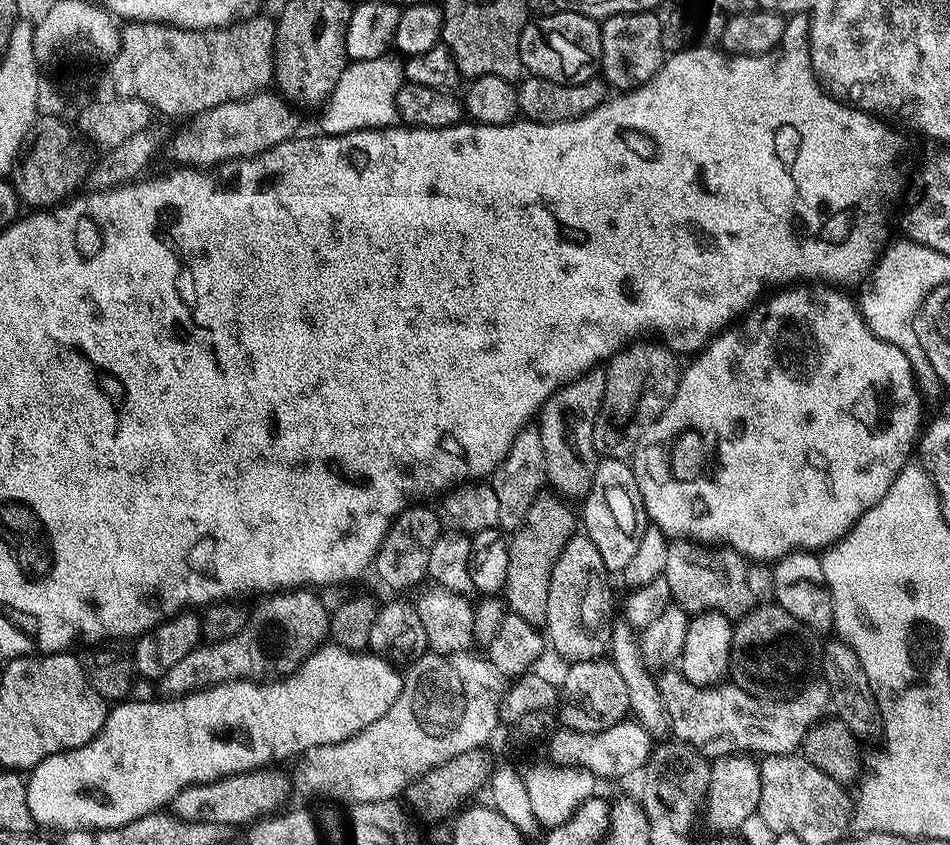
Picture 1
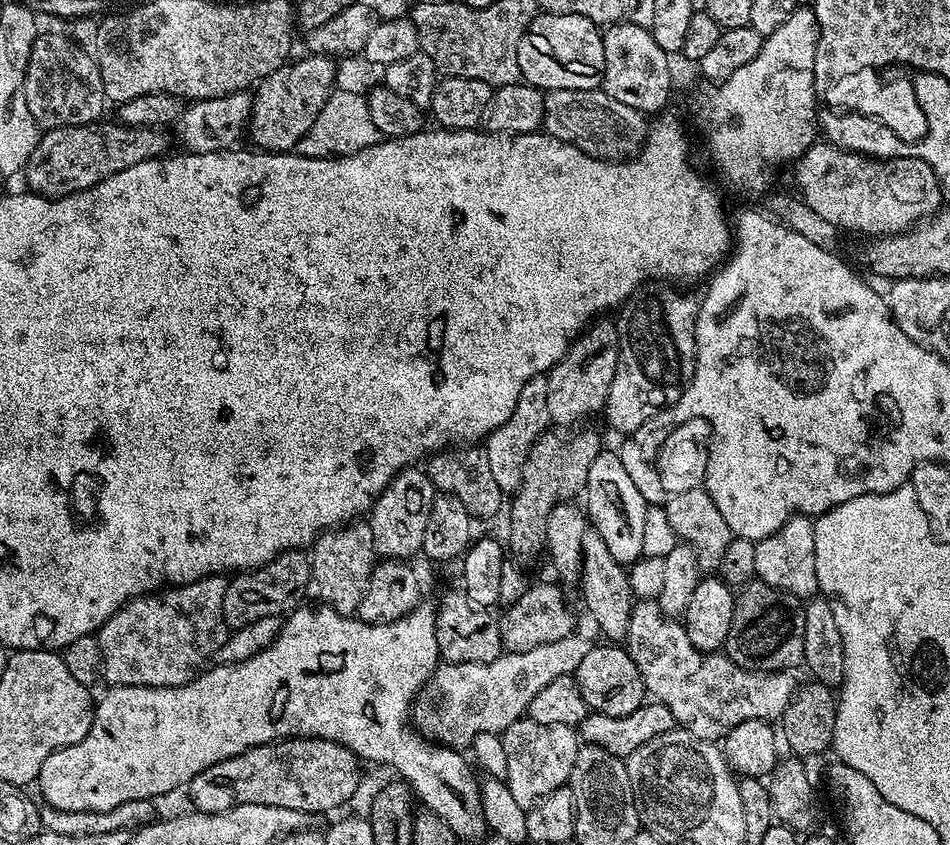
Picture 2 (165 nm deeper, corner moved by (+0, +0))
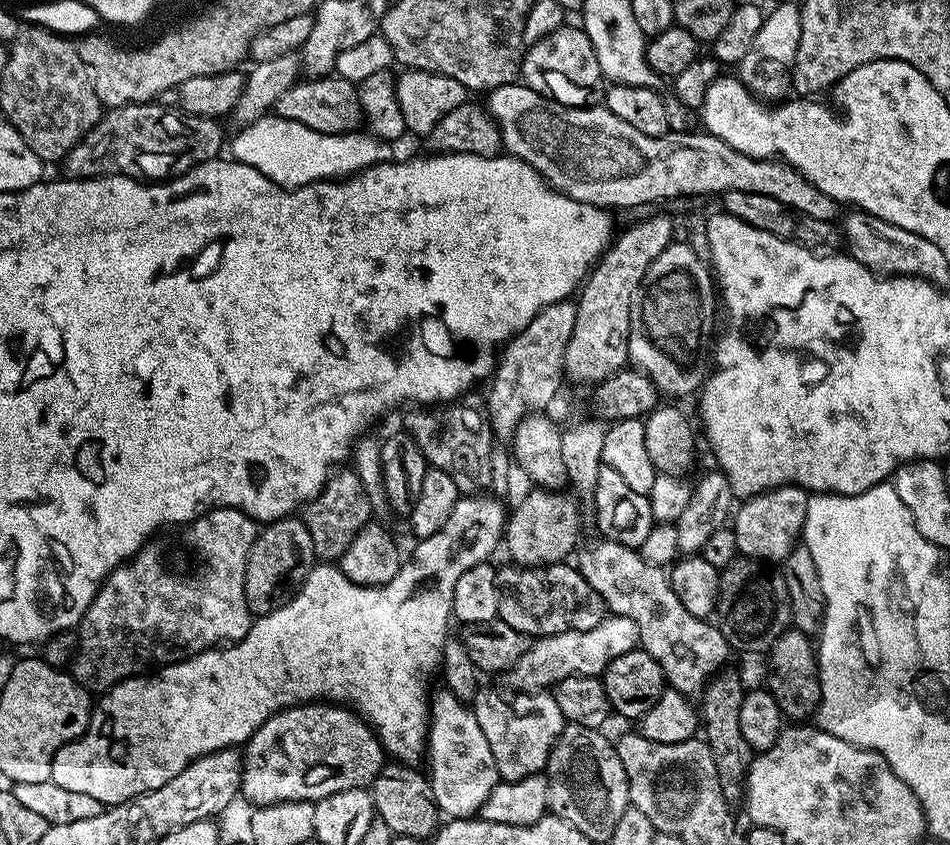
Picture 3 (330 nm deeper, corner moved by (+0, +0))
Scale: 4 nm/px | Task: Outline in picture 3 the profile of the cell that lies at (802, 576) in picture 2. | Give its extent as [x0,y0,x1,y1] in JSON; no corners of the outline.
[730,484,809,566]

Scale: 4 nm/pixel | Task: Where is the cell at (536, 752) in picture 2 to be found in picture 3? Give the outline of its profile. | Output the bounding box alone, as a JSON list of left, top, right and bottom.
[470,686,566,781]

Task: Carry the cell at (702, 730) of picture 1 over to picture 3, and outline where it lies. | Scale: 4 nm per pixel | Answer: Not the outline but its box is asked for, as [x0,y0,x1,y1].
[574,538,730,698]

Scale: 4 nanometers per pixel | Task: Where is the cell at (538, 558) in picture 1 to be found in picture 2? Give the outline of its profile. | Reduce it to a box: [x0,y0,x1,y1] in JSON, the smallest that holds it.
[506,426,602,560]

